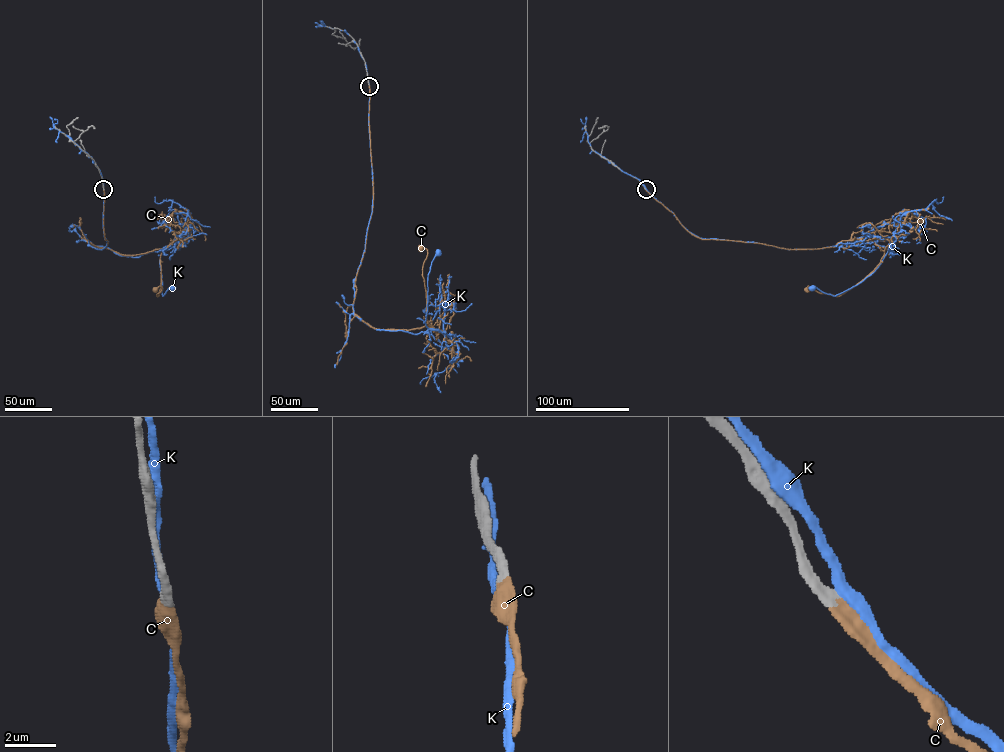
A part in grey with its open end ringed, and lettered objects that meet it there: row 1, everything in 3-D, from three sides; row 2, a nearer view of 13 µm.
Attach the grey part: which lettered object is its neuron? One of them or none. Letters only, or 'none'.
C

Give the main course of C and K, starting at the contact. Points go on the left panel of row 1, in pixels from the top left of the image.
C: (103, 189), (108, 243), (102, 249), (88, 243), (126, 255), (167, 246), (158, 296), (162, 287), (156, 290)
K: (103, 189), (108, 242), (102, 249), (88, 245), (134, 257), (163, 251), (162, 295), (173, 288)

